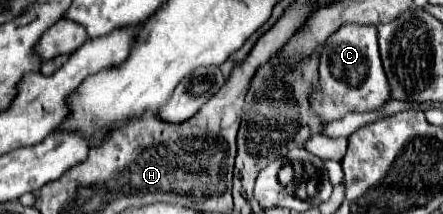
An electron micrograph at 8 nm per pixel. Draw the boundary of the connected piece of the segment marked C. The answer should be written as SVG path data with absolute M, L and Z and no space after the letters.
M342 24L328 40L320 54L320 86L310 94L310 104L322 122L342 120L350 112L380 110L392 100L390 86L382 68L376 26Z

